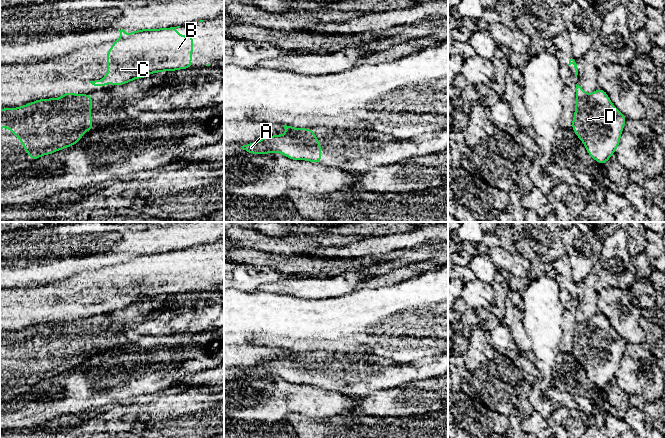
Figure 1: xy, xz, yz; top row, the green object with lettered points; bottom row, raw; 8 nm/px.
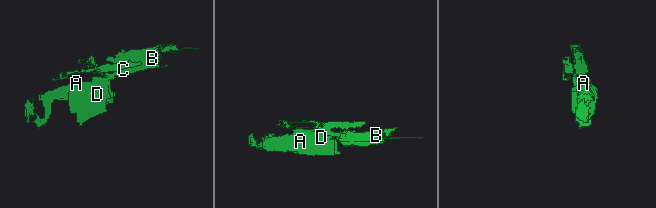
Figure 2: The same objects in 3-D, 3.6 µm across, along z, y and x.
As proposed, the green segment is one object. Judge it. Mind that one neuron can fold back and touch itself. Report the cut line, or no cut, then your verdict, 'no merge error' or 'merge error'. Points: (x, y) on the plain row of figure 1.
cut in xy along (77, 319), (62, 321); merge error

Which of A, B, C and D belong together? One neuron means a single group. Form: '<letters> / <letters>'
A D / B C

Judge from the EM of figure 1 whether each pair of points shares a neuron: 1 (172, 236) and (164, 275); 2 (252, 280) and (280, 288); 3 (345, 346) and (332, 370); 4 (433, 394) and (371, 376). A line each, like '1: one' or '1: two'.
1: two
2: two
3: two
4: two

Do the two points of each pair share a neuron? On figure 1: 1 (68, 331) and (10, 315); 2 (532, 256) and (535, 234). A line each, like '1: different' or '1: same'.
1: different
2: different

